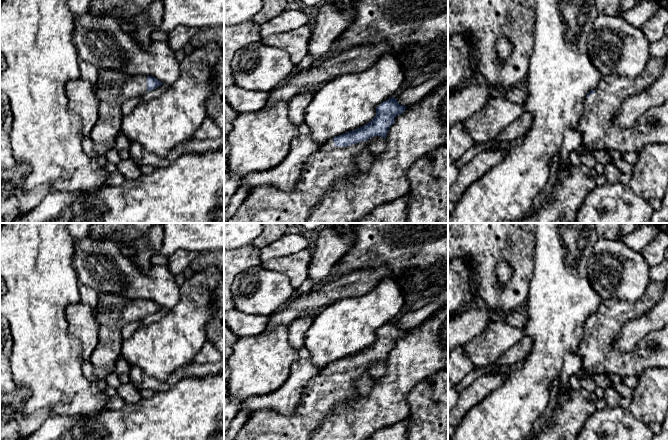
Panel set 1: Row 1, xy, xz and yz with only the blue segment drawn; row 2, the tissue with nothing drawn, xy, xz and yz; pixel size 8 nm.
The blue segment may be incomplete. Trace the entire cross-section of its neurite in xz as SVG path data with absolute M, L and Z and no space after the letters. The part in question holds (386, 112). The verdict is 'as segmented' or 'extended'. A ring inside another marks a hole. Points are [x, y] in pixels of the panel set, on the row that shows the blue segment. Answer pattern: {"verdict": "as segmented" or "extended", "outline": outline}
{"verdict": "extended", "outline": "M394 97L382 102L376 107L376 116L370 122L321 145L306 162L292 192L284 192L270 185L254 188L236 213L225 223L306 223L313 208L321 202L323 196L337 181L359 172L355 157L359 152L368 150L367 140L377 135L385 139L389 128L395 122L395 117L402 114L405 109L406 106L400 105Z"}

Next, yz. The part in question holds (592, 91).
{"verdict": "extended", "outline": "M650 58L638 77L601 75L597 87L586 95L577 128L582 144L589 151L639 153L651 143L668 144L668 101L646 112L629 129L612 122L622 103L651 86L663 74L664 68L663 58Z"}

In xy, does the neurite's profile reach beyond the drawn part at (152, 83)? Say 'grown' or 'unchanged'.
grown

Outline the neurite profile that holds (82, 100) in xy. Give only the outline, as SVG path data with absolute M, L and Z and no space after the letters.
M74 79L66 84L66 95L69 109L80 119L80 131L89 137L99 116L99 100L94 84L83 79Z

